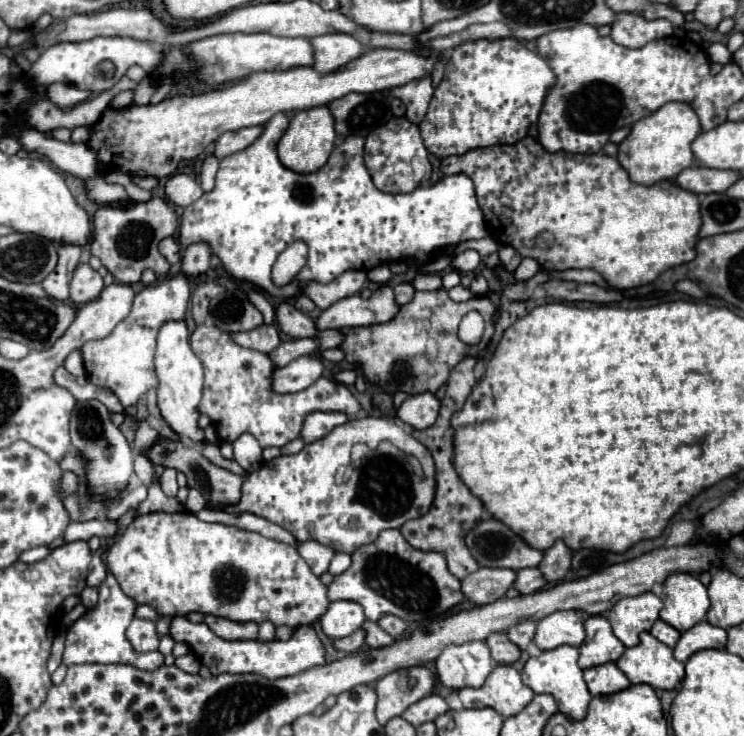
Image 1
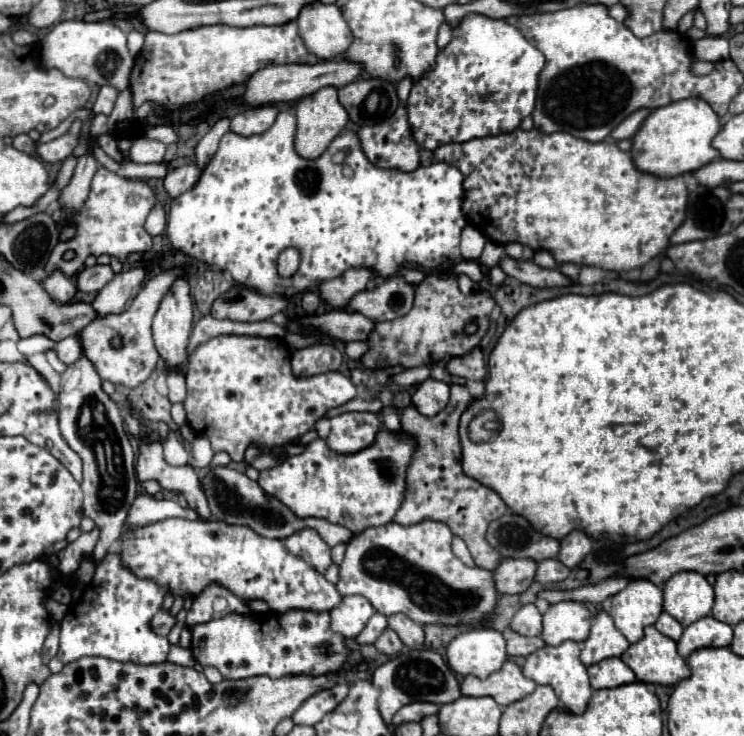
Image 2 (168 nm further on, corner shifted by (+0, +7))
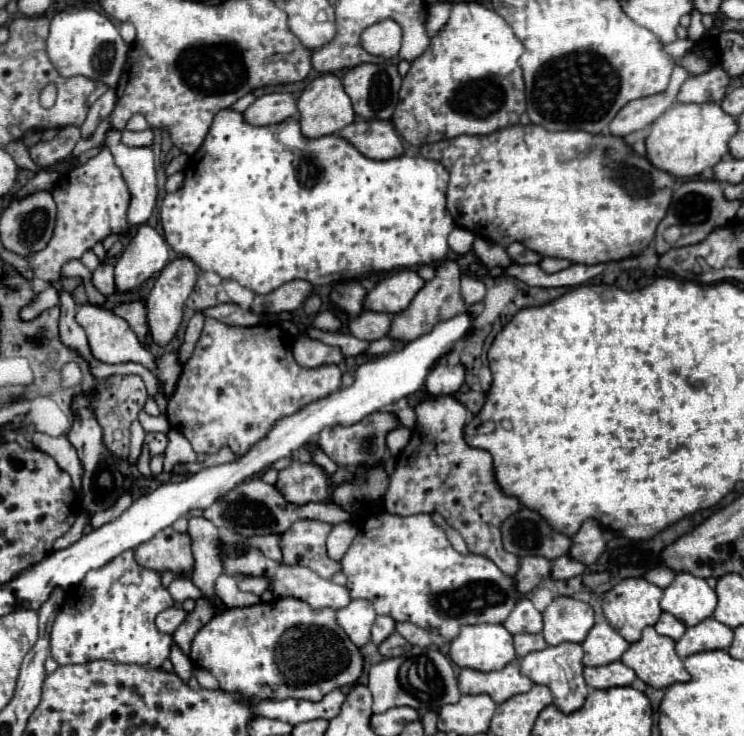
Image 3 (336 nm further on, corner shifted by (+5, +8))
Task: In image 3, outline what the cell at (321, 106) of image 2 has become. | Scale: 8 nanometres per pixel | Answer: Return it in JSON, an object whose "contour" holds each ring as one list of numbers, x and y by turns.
{"contour":[[334,74,318,76,316,80,312,80,308,84,308,88,298,98,298,112,300,112,300,120,298,120,300,130,302,130,302,136,306,136,306,138,320,138,320,136,336,134,344,126,354,122,354,118,356,118,350,98,346,96,342,82]]}

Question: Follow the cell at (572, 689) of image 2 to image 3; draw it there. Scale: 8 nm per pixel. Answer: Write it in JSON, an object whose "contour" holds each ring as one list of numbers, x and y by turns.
{"contour":[[562,642,558,646,548,646,544,650,530,652,520,662,520,672,524,676,528,676,534,684,548,686,552,690,554,704,566,714,576,712,578,708,582,708,582,704,588,696,588,686,582,678,582,670,584,670,584,666,582,666,582,646,572,644,572,642]]}

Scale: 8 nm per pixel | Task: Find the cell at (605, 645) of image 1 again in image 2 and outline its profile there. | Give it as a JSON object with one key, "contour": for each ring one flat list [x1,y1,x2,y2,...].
{"contour":[[601,611,595,623,591,625,589,639,583,643,581,661,589,667,609,657,621,657,627,651,627,647,629,641,625,639,625,635,615,627,613,619,605,611]]}

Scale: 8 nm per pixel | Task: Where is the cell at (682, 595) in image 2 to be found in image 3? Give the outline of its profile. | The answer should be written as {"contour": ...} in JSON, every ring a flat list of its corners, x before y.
{"contour":[[678,572,674,582,664,590,660,600,664,612,676,616,684,626,696,626,712,616,716,608,716,592,690,572]]}

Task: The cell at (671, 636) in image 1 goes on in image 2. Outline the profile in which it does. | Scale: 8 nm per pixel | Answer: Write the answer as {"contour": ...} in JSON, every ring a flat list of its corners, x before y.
{"contour":[[665,611,659,615,655,627,657,627,663,635,671,637,673,641,679,641,679,637,681,637,681,633,683,633,683,625,681,625,677,619,673,619,669,613,665,613]]}

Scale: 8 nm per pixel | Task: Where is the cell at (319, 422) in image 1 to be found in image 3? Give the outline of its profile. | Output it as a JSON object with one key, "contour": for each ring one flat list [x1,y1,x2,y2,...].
{"contour":[[374,412,366,416,362,422,356,422,352,426,332,426,324,428,318,434,318,446,338,464,346,468,356,468,356,466,376,466,386,460,388,448,386,448,386,434,396,428,396,418,392,412]]}

